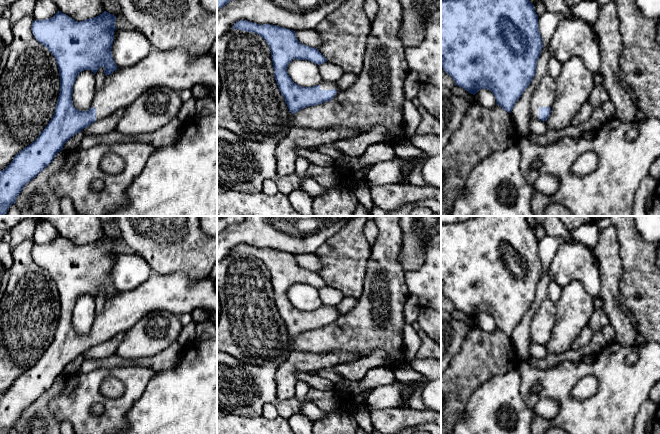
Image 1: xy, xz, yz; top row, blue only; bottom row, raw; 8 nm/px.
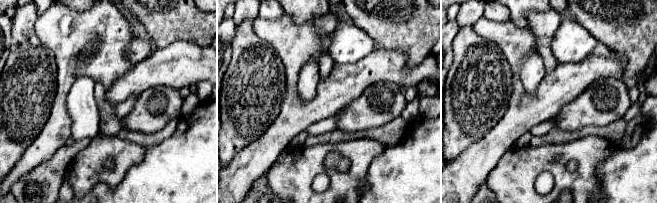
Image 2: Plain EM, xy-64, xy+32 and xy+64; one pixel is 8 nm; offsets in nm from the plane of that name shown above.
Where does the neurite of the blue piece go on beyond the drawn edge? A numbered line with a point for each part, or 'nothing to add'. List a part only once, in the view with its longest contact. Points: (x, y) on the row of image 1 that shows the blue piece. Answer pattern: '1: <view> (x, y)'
1: xz (324, 85)

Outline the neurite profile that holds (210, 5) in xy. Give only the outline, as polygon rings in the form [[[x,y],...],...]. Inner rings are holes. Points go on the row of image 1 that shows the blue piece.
[[[200,0],[200,3],[201,6],[209,12],[217,11],[217,0]]]

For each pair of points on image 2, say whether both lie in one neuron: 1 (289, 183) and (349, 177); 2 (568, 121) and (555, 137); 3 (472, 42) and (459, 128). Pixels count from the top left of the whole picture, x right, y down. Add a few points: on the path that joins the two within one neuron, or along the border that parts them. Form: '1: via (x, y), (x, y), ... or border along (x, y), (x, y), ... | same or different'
1: via (304, 169), (325, 169), (334, 175) | same
2: border along (557, 127), (563, 130), (584, 128) | different
3: via (472, 63), (470, 104), (468, 107) | same

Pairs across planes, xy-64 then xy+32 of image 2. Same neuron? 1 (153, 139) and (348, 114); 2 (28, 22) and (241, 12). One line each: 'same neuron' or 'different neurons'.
1: different neurons
2: different neurons

